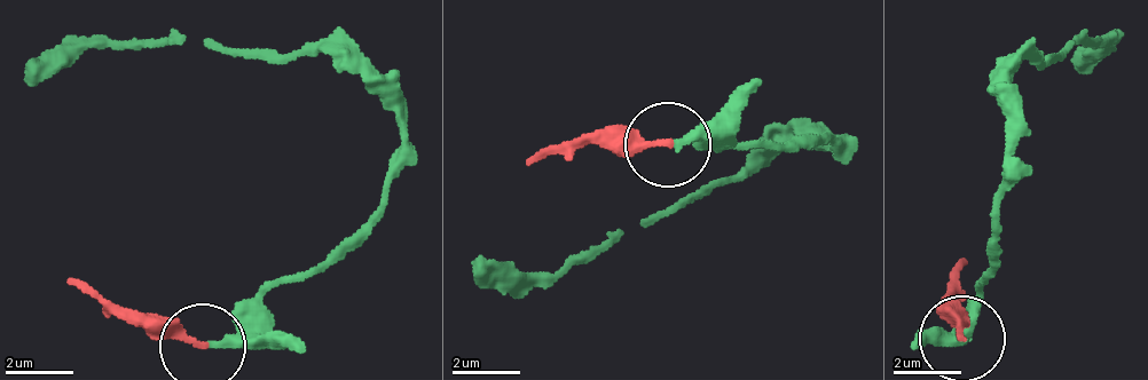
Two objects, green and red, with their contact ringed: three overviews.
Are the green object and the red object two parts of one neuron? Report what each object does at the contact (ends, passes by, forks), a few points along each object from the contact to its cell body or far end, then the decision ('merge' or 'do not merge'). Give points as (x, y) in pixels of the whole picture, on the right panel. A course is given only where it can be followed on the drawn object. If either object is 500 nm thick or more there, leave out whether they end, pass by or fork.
green ends | red ends | green via (965, 341), (1000, 213), (1003, 129), (1011, 72), (1032, 53), (1106, 44), (1098, 39), (1076, 70) | red via (964, 340), (950, 290), (969, 261) | do not merge

